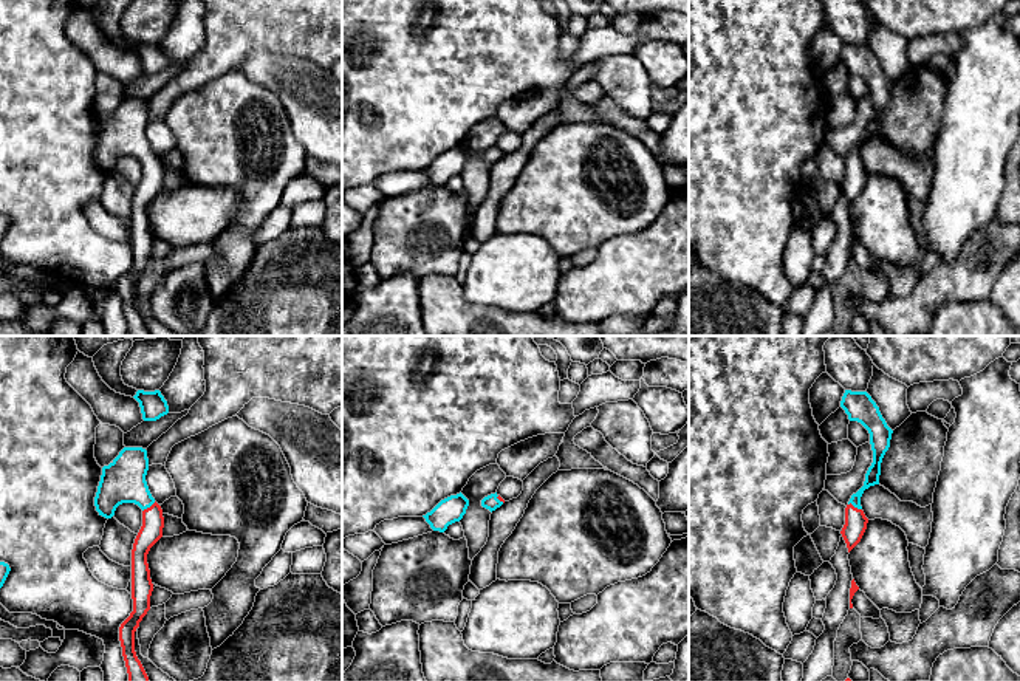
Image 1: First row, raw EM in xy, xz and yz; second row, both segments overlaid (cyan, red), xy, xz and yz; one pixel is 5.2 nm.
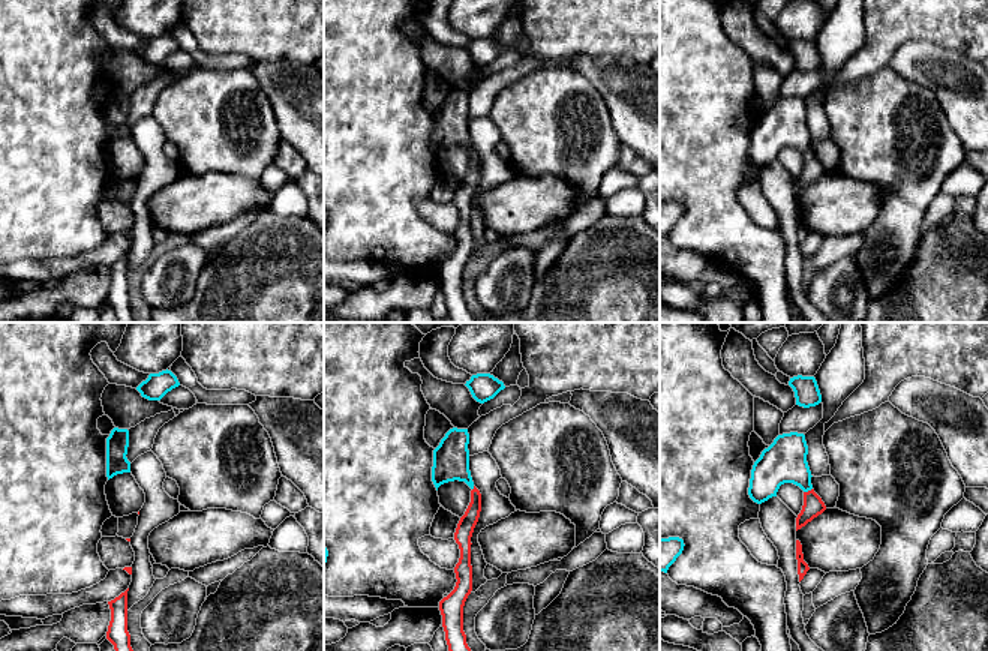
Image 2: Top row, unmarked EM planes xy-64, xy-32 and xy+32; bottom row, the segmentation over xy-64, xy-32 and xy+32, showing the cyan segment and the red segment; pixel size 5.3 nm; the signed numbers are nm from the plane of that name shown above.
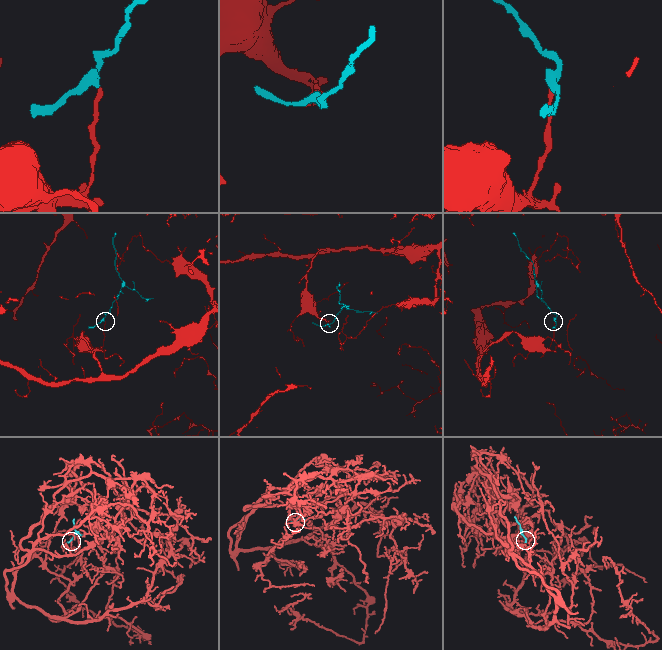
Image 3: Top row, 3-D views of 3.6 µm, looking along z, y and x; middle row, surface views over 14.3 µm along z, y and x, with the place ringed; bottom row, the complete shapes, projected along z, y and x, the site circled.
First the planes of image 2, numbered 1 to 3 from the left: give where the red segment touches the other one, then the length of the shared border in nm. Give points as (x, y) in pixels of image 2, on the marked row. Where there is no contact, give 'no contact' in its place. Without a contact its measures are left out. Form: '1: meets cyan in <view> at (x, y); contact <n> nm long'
1: no contact
2: no contact
3: meets cyan in xy+32 at (807, 491); contact 50 nm long

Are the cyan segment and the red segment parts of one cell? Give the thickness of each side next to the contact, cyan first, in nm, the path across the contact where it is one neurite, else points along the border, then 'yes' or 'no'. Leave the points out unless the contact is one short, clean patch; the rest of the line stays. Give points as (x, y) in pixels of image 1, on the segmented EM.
calibres 80 and 120 nm; way yz (872, 477), (855, 499), (855, 506), (855, 527); yes

